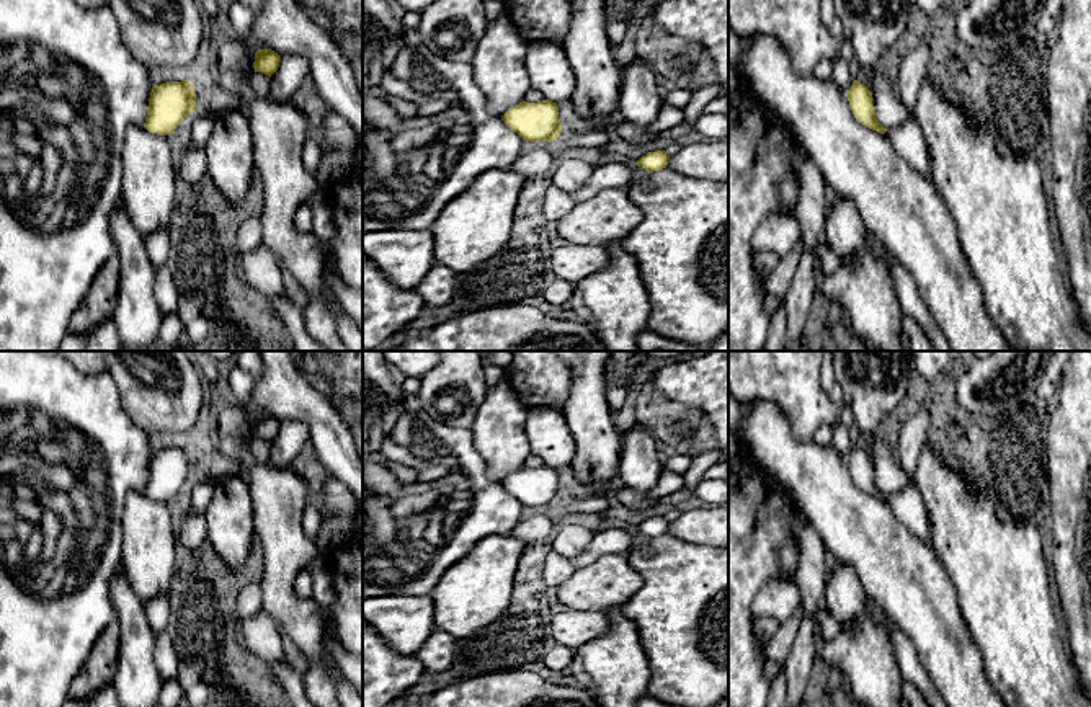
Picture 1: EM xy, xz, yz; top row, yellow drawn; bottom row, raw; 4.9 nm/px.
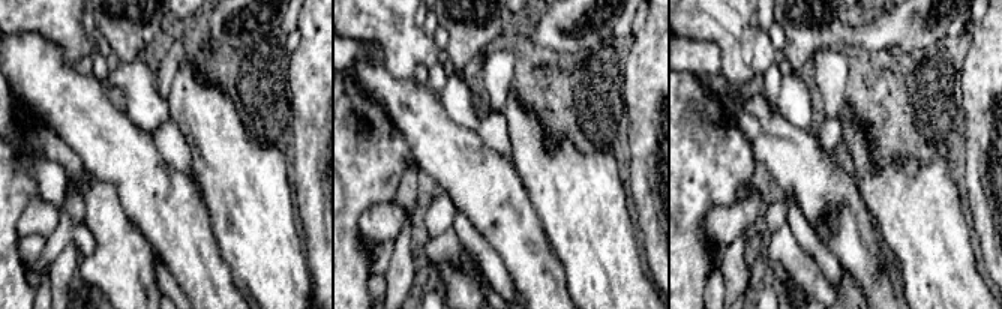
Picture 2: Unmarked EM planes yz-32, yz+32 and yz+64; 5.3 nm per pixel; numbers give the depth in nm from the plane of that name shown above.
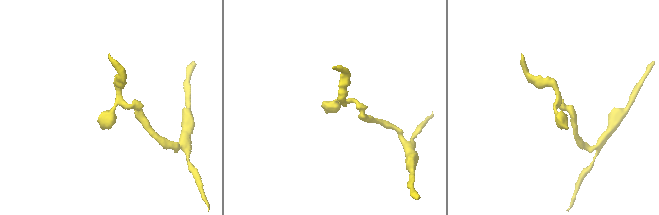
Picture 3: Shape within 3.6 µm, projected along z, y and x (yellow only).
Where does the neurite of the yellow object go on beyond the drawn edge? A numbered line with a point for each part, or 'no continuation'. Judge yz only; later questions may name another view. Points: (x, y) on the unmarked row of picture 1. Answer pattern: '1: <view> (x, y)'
no continuation

